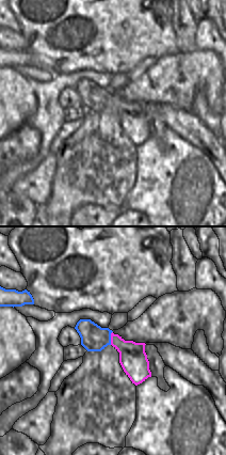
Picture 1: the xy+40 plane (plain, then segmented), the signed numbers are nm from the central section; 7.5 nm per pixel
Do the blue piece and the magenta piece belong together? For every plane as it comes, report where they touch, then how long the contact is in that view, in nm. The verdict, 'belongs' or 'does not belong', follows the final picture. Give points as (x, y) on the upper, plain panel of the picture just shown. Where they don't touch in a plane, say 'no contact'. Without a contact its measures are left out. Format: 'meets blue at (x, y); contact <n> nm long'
meets blue at (110, 98); contact 110 nm long

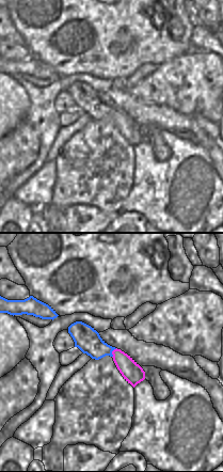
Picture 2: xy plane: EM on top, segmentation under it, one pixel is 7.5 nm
meets blue at (111, 113); contact 80 nm long

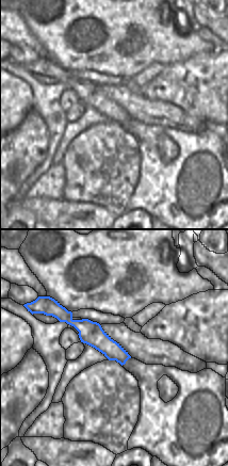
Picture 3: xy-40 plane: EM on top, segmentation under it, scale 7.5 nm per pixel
no contact

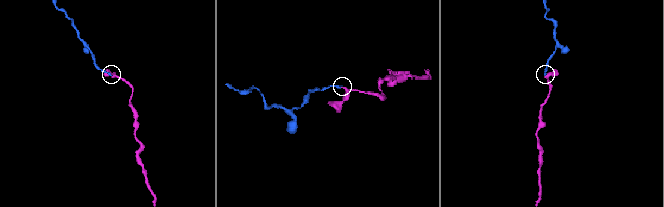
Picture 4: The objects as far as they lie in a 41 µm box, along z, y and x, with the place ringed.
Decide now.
belongs

